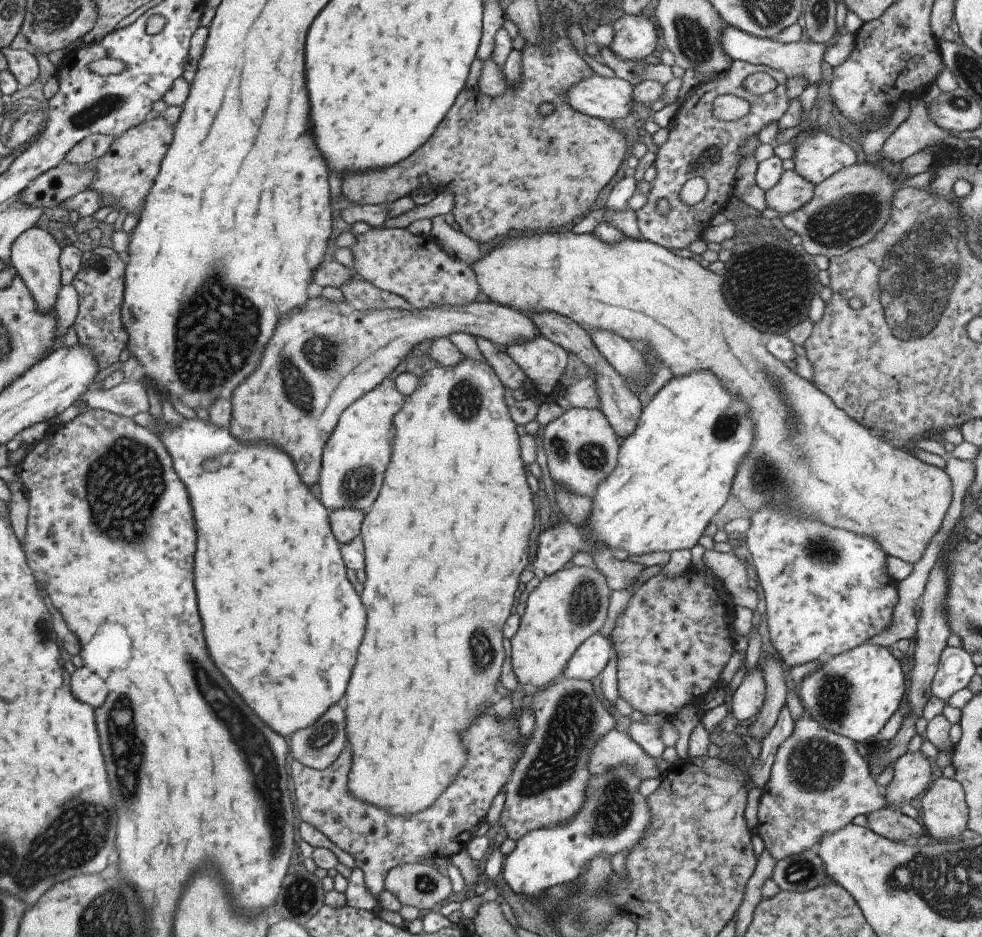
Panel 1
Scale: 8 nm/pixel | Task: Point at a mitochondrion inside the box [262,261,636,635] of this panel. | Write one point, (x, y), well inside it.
(301, 372)

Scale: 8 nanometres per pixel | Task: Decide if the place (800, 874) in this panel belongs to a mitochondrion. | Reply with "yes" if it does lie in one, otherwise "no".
yes

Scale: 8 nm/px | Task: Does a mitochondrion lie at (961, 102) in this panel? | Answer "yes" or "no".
yes

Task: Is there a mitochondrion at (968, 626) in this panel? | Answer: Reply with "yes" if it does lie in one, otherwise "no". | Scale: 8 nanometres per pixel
yes

